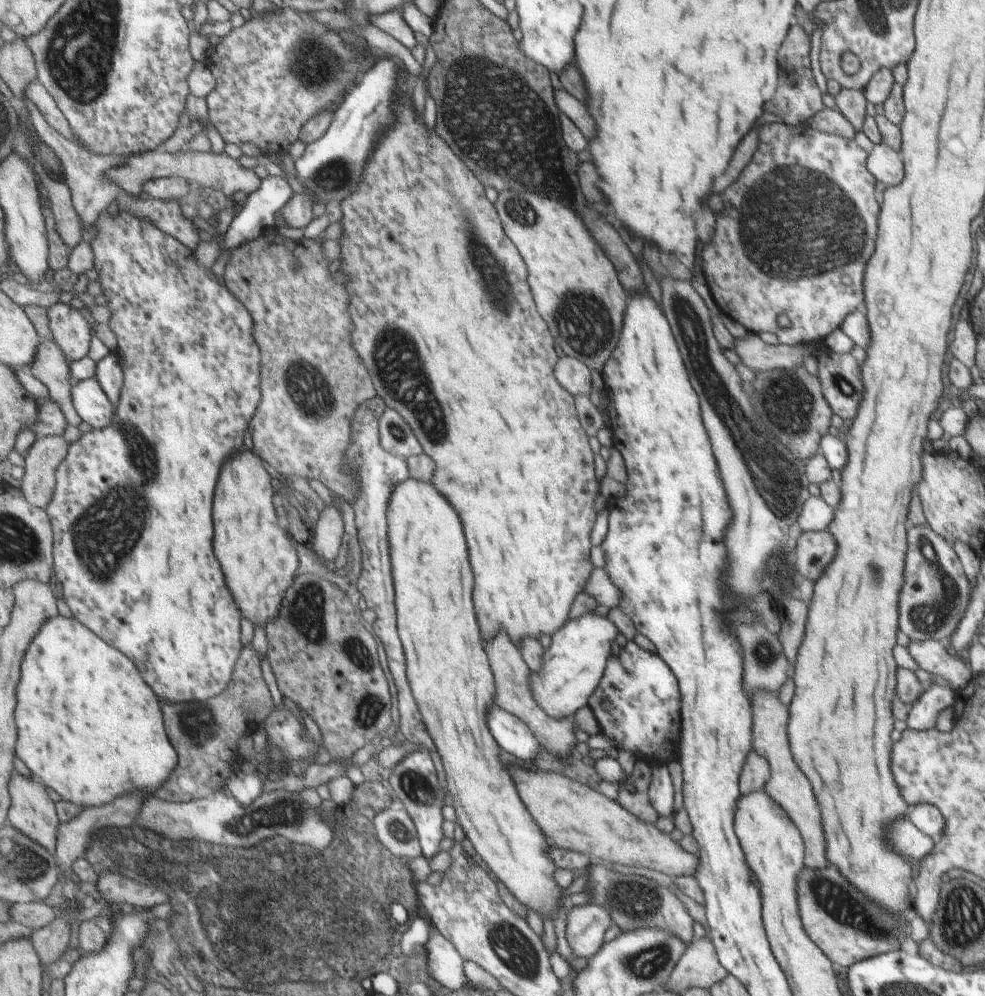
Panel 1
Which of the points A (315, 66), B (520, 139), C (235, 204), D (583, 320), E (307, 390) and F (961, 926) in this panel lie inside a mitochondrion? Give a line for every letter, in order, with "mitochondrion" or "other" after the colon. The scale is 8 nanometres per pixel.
A: mitochondrion
B: mitochondrion
C: other
D: mitochondrion
E: mitochondrion
F: mitochondrion

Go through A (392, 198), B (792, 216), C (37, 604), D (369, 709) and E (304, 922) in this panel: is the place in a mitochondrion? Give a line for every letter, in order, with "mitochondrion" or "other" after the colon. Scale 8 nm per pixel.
A: other
B: mitochondrion
C: other
D: mitochondrion
E: mitochondrion

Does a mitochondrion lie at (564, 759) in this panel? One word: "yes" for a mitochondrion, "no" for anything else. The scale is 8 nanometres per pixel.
no

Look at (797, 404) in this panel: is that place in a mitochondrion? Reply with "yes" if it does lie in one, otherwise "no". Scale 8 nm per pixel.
yes

